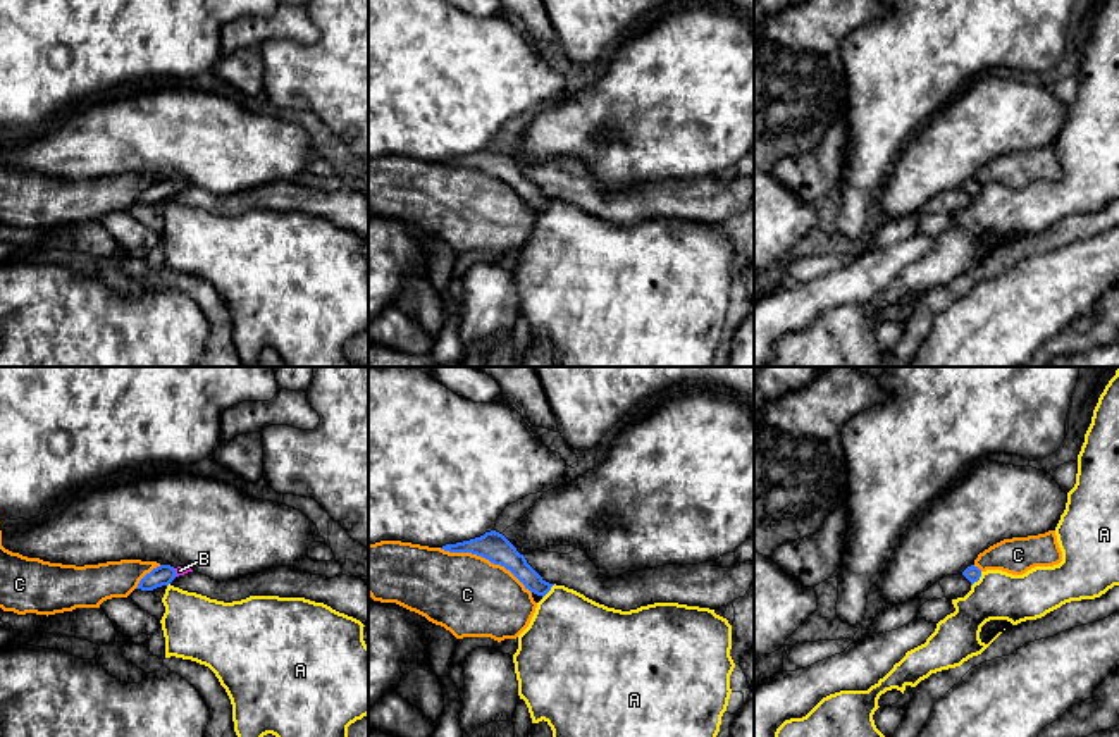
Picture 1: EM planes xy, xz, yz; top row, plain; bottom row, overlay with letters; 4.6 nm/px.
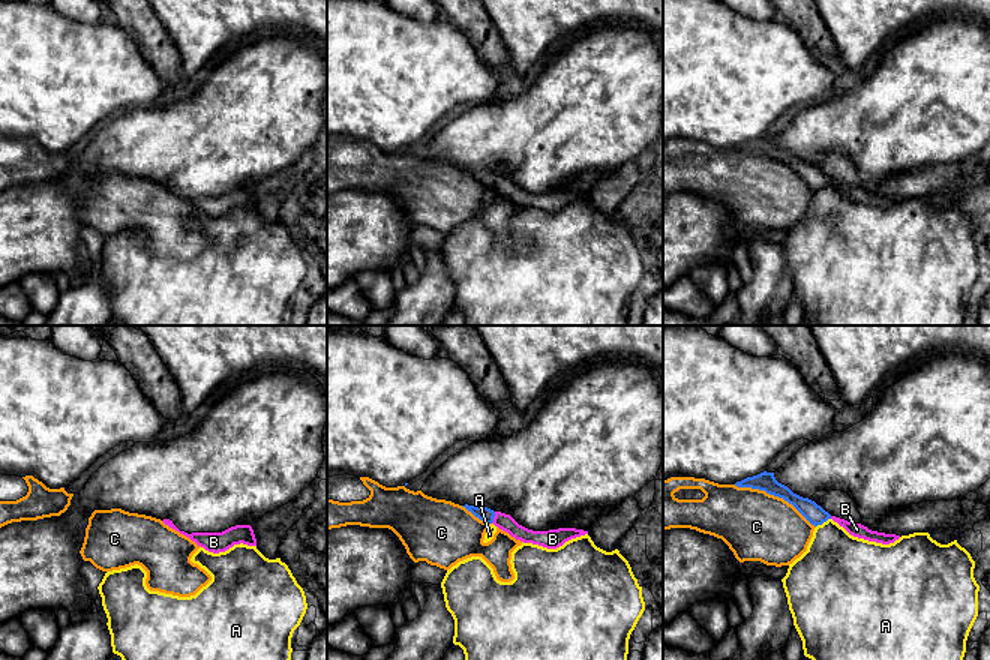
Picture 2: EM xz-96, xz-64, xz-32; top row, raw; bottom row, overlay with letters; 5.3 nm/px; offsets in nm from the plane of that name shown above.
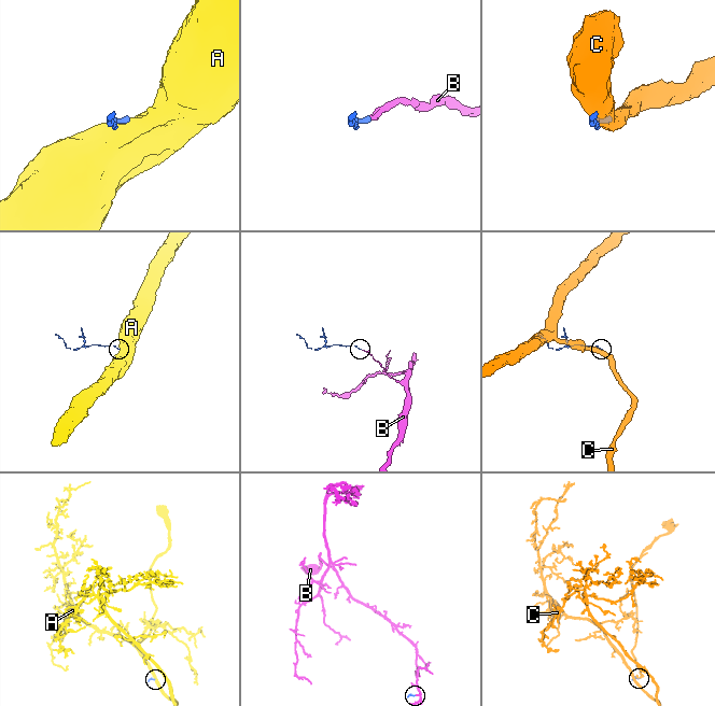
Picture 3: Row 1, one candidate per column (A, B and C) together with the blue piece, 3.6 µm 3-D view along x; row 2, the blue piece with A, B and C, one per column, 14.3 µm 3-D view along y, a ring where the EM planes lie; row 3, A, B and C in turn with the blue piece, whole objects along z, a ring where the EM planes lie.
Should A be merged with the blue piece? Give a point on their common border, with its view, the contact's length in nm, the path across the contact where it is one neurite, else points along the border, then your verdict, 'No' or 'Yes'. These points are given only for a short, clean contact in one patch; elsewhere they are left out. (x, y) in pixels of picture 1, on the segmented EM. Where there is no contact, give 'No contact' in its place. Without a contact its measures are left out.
Touches blue at yz (978, 579). Shared border 90 nm. Boundary: yz (982, 572), (971, 586). No

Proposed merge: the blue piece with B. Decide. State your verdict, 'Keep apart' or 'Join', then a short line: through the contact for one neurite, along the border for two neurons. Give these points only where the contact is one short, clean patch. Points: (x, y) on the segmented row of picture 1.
Join. Line: xy (162, 575), (174, 572), (179, 570)

